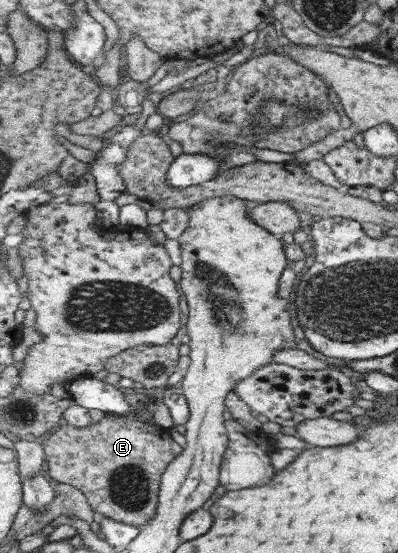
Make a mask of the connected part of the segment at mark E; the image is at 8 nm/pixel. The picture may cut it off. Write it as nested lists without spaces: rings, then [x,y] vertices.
[[[127,414],[108,415],[87,428],[75,429],[70,424],[59,428],[47,436],[42,445],[47,454],[46,474],[55,483],[67,483],[77,487],[88,498],[95,513],[111,517],[113,521],[123,521],[127,525],[143,527],[151,521],[159,505],[162,475],[172,461],[183,452],[183,447],[171,437],[168,429],[162,429],[153,422],[143,422]]]

